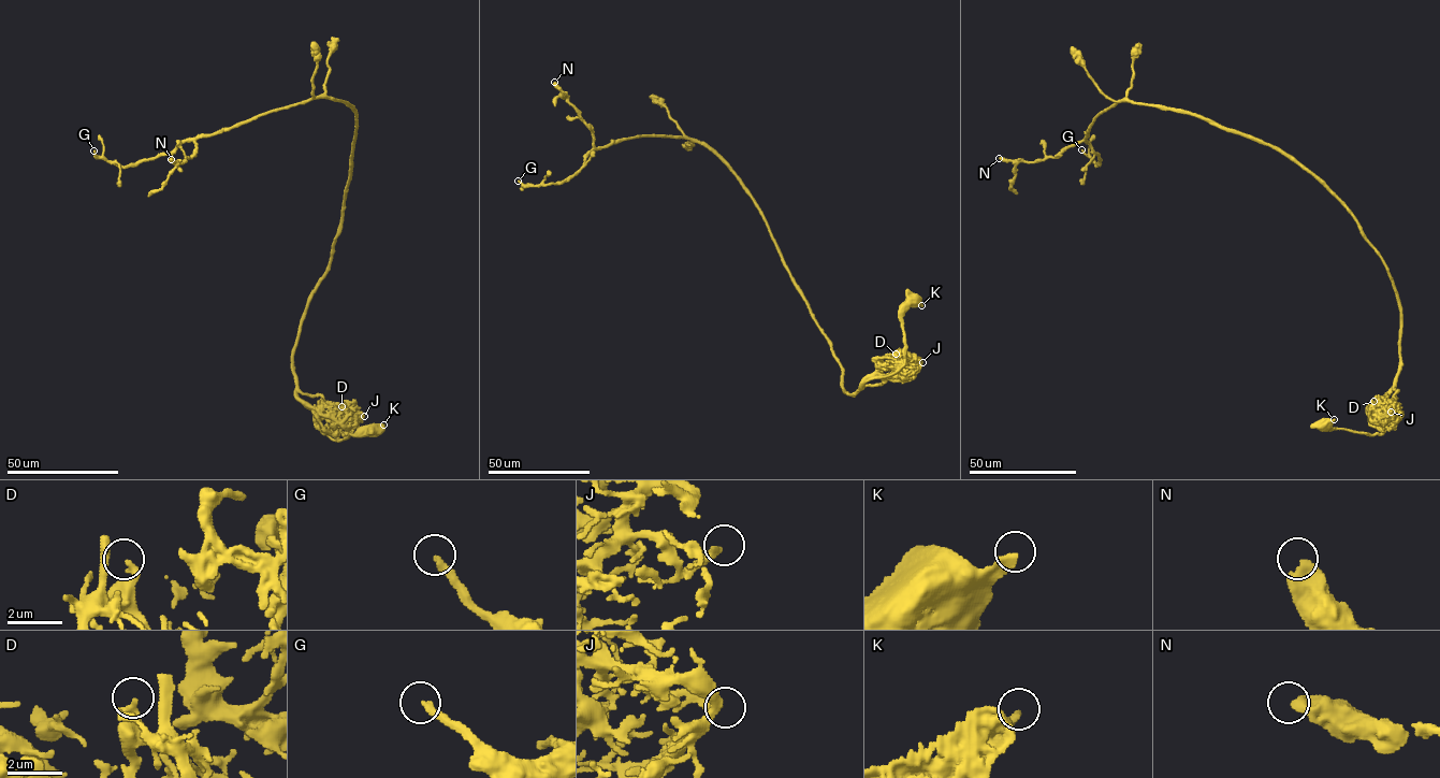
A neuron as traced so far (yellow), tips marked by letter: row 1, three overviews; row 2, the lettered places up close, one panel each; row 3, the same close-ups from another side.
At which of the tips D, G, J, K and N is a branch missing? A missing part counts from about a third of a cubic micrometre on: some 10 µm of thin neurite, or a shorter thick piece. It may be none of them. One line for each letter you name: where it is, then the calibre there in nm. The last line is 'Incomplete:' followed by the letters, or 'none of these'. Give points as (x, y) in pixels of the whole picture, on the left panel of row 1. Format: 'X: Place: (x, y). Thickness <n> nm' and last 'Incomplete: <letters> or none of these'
G: Place: (93, 150). Thickness 280 nm
Incomplete: G

